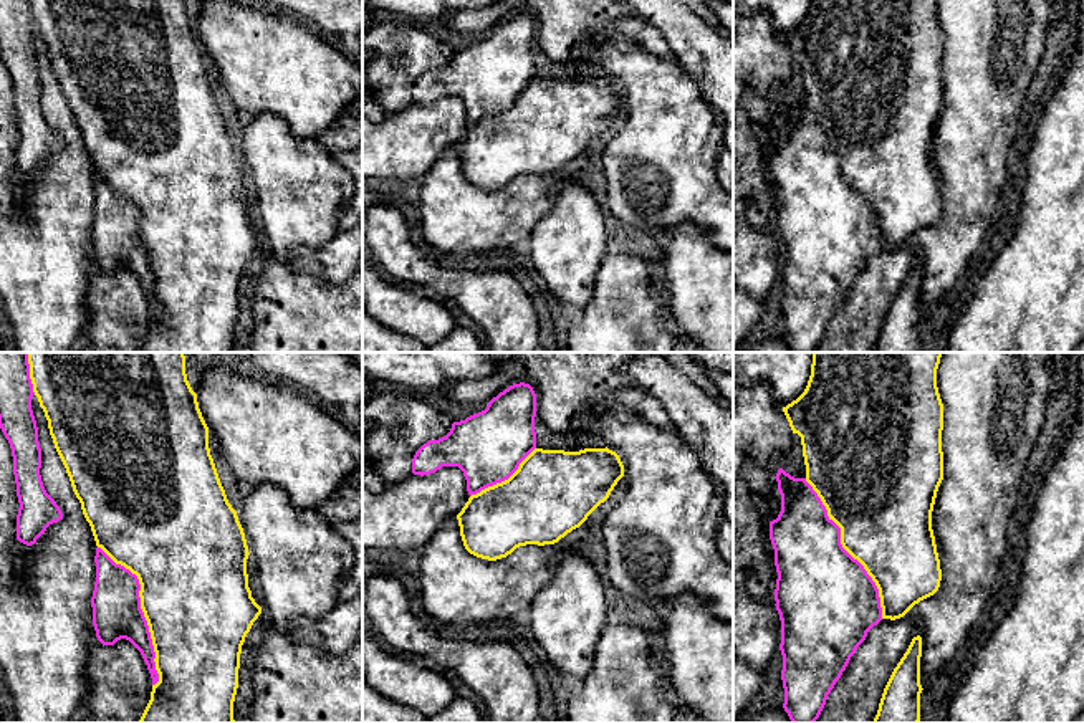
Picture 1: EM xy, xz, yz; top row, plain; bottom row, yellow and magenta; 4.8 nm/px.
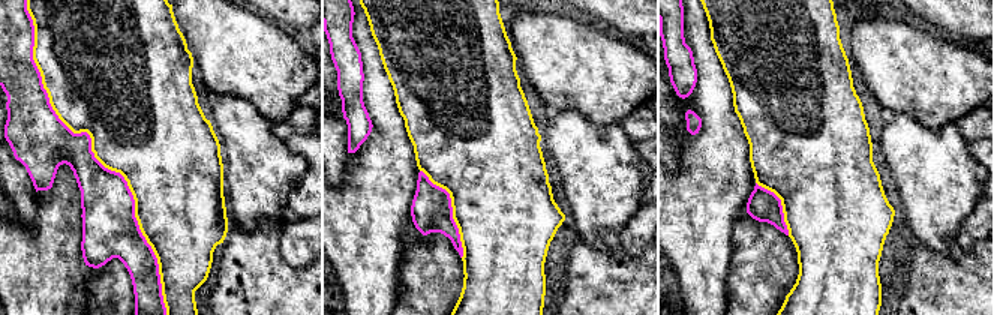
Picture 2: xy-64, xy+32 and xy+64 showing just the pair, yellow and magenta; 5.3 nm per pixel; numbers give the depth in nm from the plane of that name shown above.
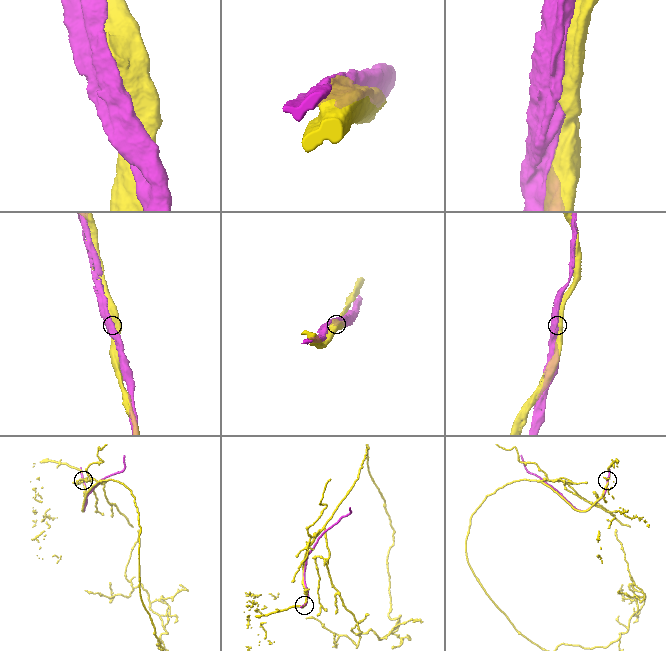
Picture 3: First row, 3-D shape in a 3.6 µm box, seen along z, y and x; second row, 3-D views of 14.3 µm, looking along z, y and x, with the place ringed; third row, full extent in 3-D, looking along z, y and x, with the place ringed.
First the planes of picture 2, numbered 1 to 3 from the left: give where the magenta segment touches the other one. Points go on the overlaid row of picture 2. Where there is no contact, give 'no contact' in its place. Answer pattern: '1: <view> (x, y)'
1: xy-64 (95, 155)
2: xy+32 (453, 212)
3: xy+64 (781, 204)

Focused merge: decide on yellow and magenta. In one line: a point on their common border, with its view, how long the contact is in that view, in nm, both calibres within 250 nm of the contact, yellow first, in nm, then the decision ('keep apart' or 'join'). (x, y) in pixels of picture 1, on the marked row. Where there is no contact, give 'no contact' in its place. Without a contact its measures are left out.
contact xy (143, 611); length 750 nm; calibres 500 and 240 nm; keep apart

